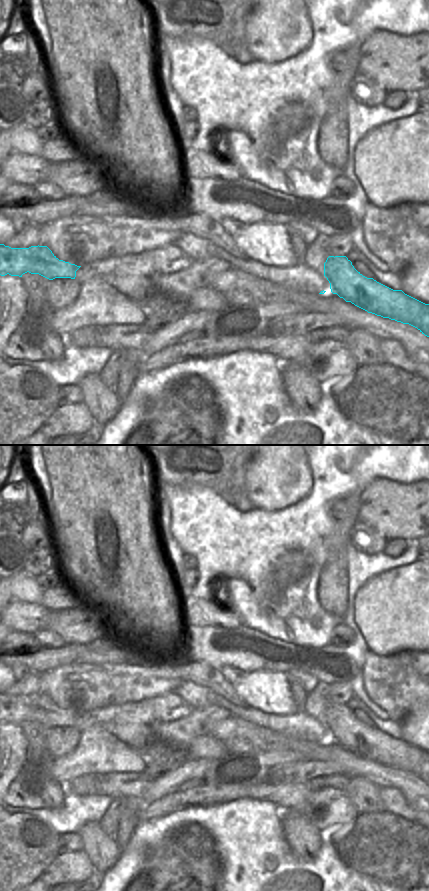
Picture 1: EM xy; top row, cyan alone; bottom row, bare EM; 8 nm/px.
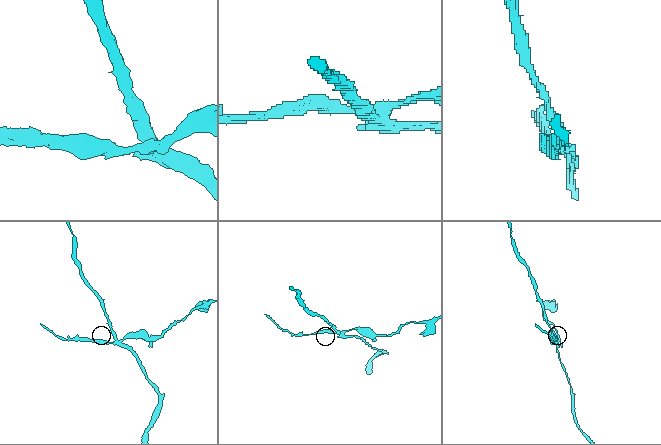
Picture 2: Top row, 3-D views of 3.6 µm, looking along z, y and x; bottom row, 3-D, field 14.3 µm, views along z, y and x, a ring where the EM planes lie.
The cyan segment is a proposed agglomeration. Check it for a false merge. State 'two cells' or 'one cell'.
two cells

